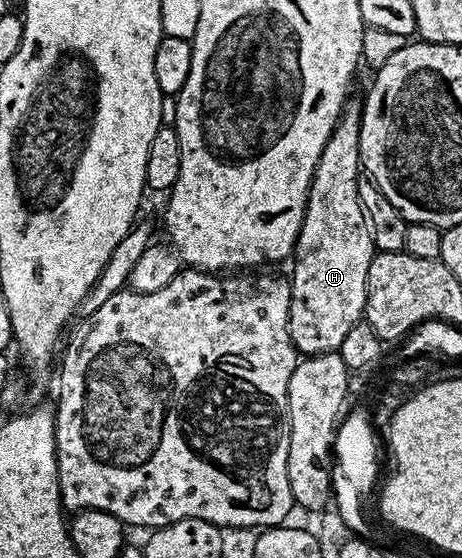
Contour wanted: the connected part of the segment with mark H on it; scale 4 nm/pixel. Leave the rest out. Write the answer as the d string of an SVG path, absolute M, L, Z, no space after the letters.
M348 98L321 153L321 161L317 161L307 194L303 224L295 242L293 259L296 263L289 274L289 333L296 351L303 357L338 351L349 329L364 318L367 309L369 265L377 254L377 248L359 199L359 134L362 120L360 100Z

